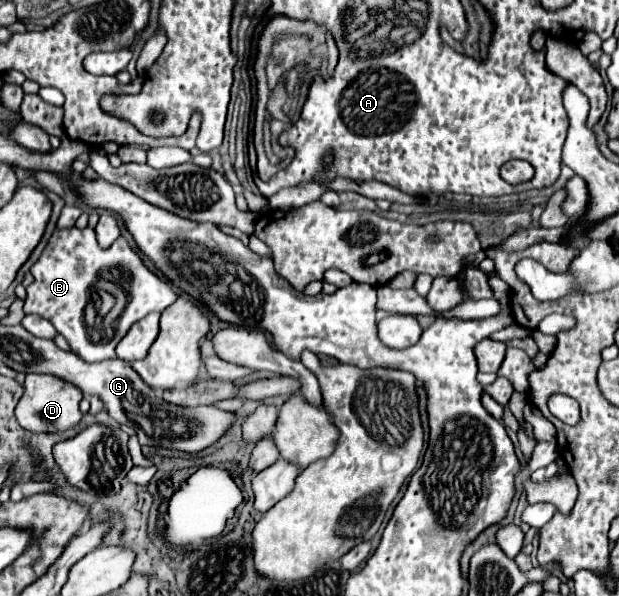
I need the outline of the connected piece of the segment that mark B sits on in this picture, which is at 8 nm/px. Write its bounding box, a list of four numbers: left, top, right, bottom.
[25,228,177,362]

